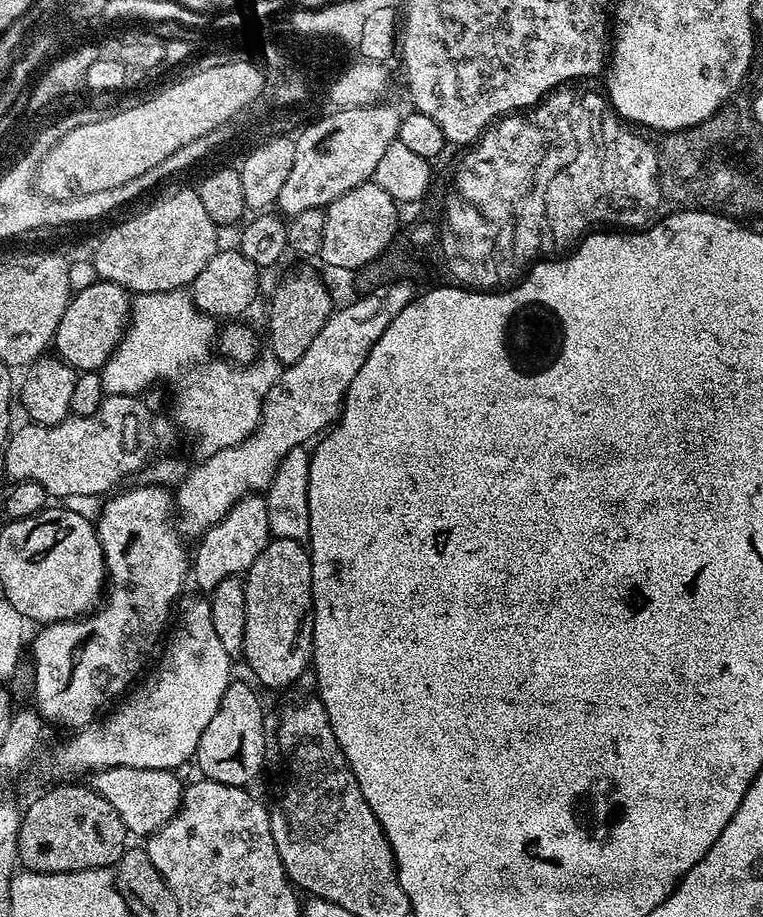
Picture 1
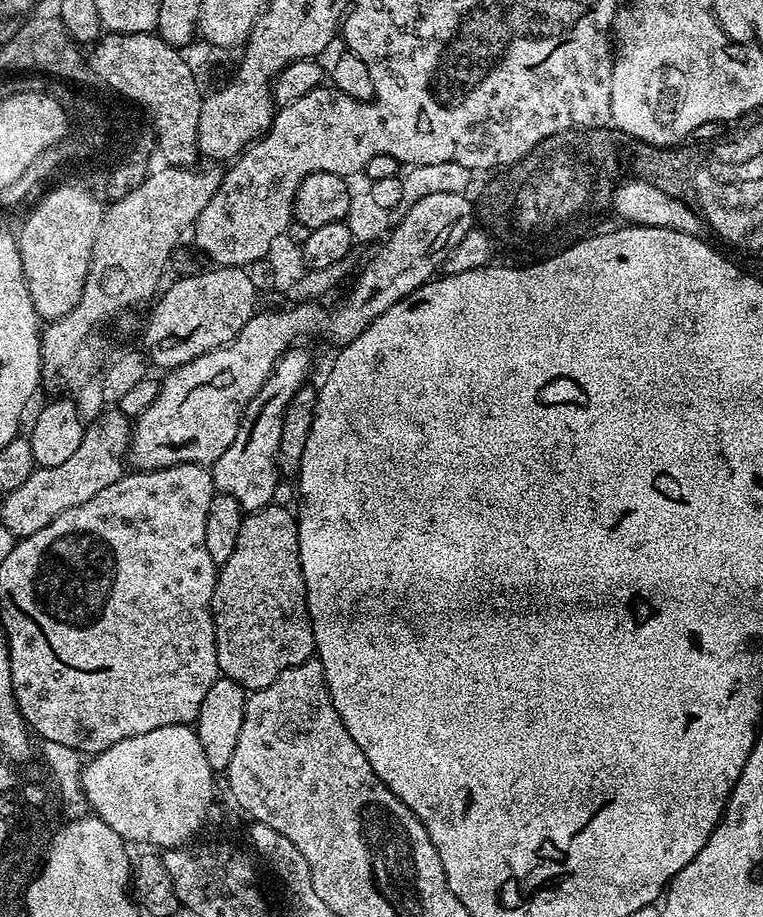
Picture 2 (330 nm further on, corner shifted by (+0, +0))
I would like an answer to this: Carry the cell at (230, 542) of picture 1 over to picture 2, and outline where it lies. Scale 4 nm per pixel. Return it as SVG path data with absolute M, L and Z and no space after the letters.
M300 347L289 348L272 367L270 378L246 406L238 434L234 434L234 442L230 442L222 458L210 466L215 491L230 494L230 498L234 498L234 502L238 502L245 513L257 512L272 503L278 483L276 455L278 438L282 438L284 411L286 406L290 406L290 398L294 398L294 394L298 394L298 390L309 383L308 371L312 368L311 354Z

